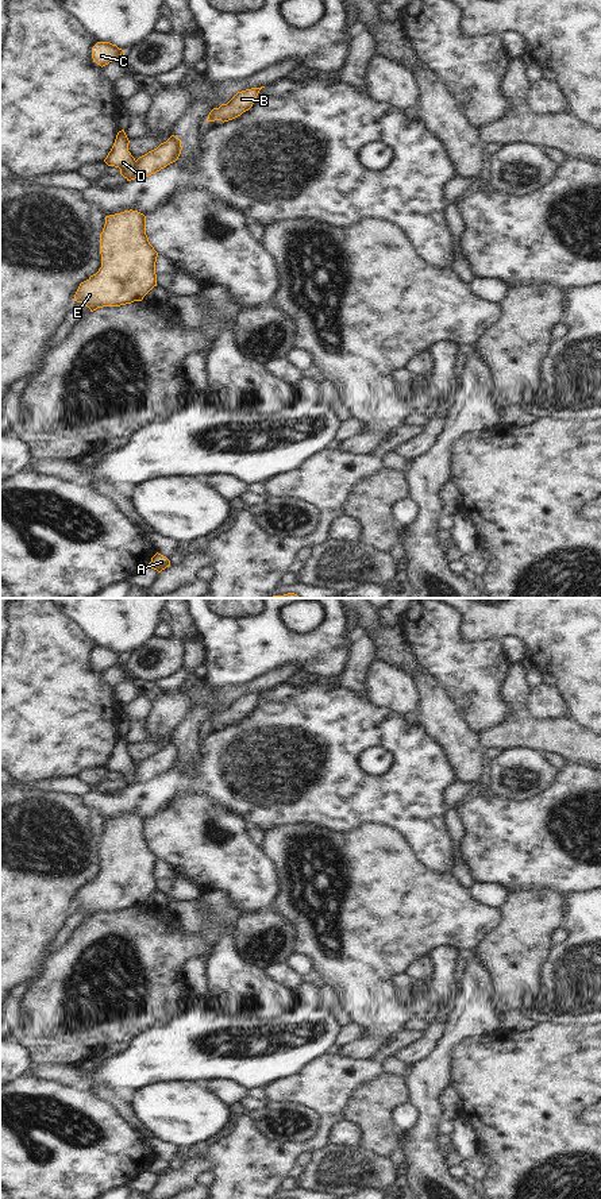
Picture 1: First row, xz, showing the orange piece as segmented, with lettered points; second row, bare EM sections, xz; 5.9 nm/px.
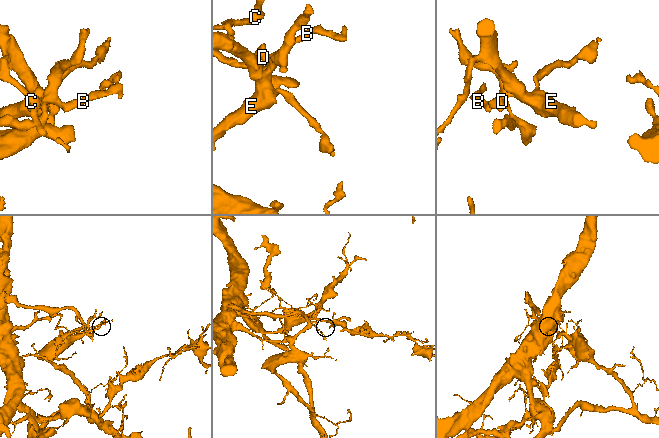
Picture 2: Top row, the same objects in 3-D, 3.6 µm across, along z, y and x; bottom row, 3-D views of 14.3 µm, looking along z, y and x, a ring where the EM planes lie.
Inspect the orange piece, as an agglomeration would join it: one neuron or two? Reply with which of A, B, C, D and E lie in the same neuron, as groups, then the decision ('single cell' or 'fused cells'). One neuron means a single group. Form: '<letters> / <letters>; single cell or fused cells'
A B C E / D; fused cells

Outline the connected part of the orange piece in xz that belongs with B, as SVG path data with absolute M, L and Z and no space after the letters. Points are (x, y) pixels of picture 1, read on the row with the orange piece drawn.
M265 86L238 92L227 104L213 108L209 112L207 122L221 120L224 123L240 116L253 107L262 88Z

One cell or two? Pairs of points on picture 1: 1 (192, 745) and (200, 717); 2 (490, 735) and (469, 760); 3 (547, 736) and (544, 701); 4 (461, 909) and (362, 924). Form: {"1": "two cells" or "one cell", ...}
{"1": "one cell", "2": "two cells", "3": "two cells", "4": "one cell"}

